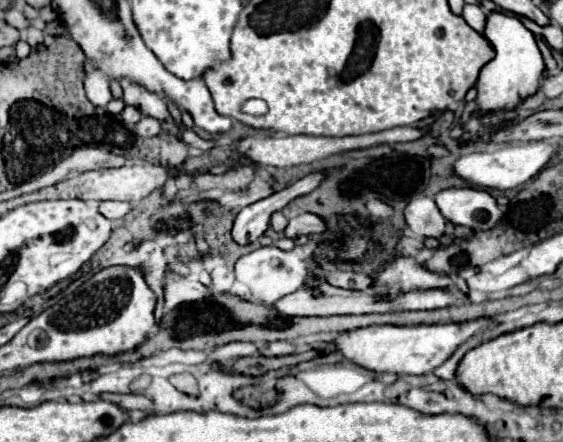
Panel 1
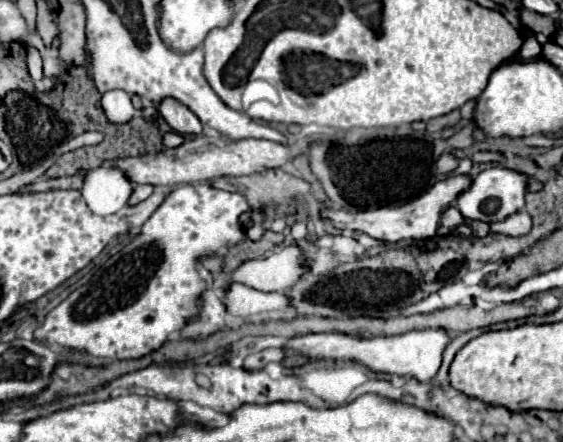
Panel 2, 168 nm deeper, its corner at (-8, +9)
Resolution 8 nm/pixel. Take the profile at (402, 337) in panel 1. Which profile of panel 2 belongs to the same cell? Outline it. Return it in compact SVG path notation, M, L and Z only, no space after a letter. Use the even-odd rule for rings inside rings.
M413 330L401 336L375 336L357 338L345 334L307 334L291 338L283 348L295 350L307 360L353 360L367 366L373 372L397 374L403 378L417 378L419 382L429 382L435 378L445 346L449 344L449 334L445 330Z

